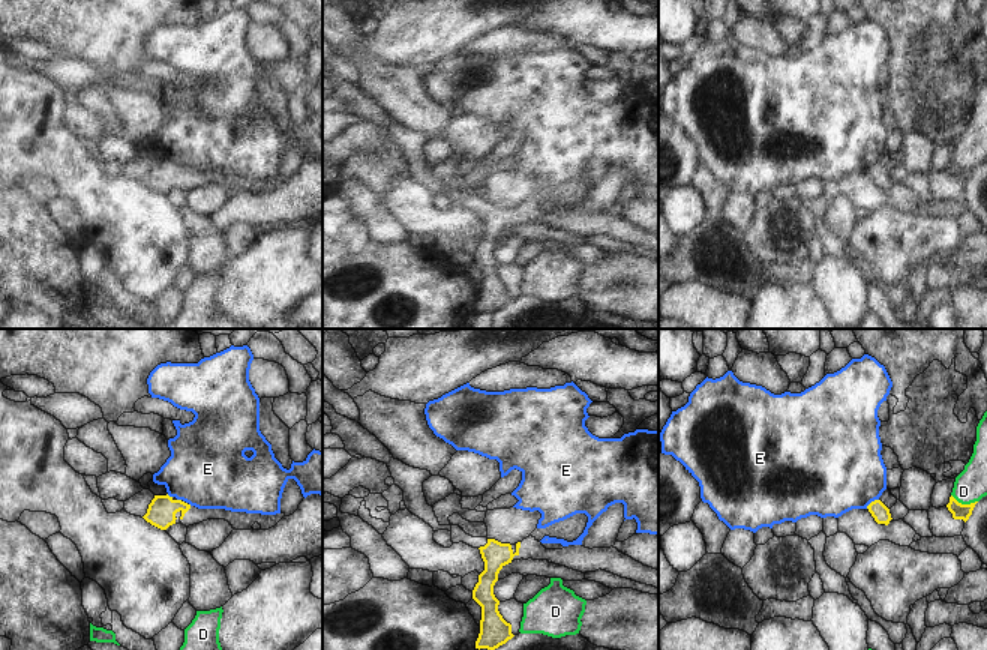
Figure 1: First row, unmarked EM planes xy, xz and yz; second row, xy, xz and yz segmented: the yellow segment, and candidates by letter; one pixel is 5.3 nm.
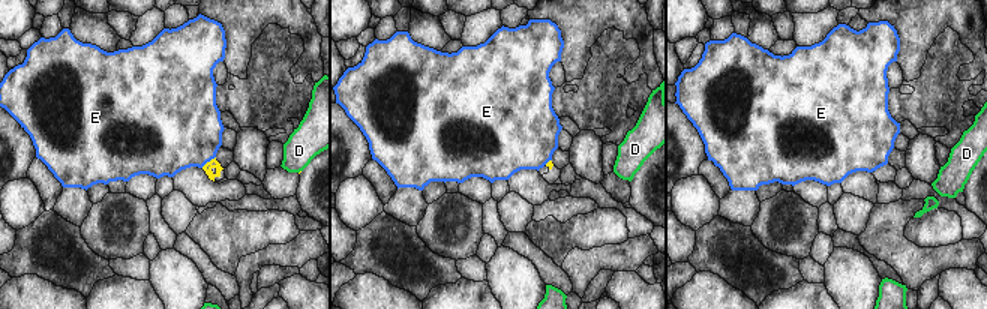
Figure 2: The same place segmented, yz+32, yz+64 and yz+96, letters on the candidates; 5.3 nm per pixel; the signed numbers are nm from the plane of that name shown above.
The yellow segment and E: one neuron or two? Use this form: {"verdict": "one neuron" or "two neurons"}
{"verdict": "two neurons"}

